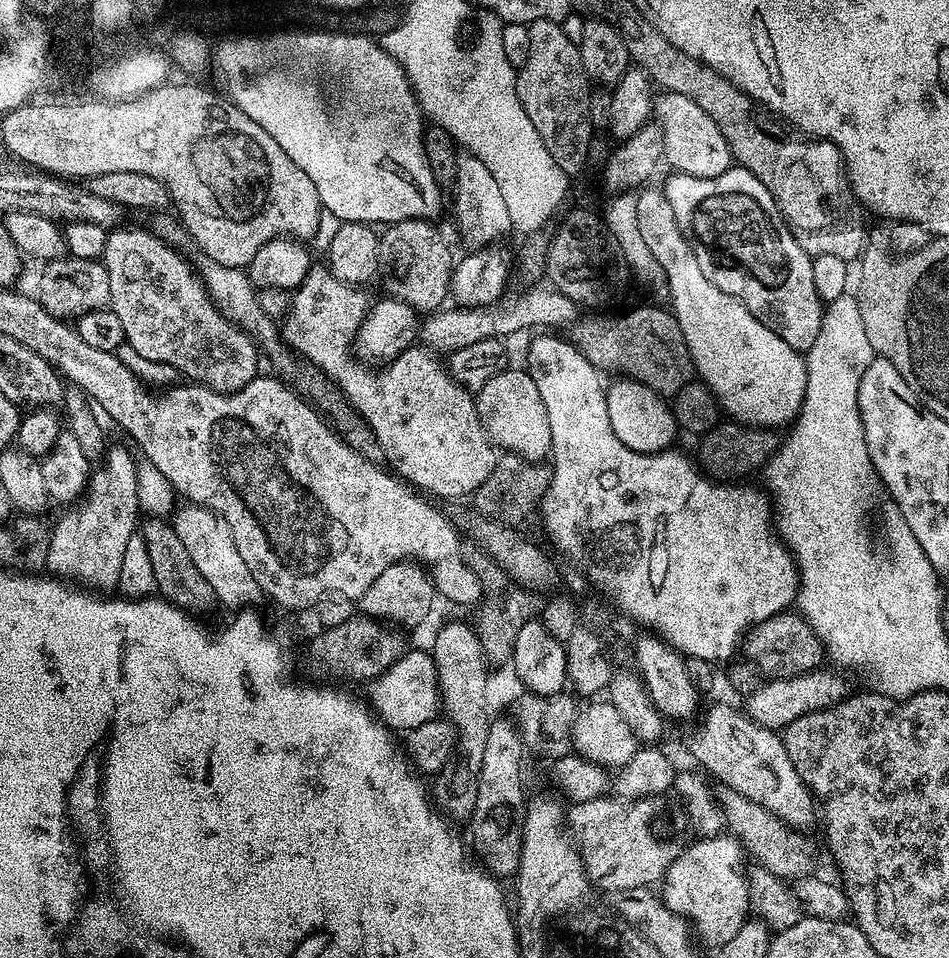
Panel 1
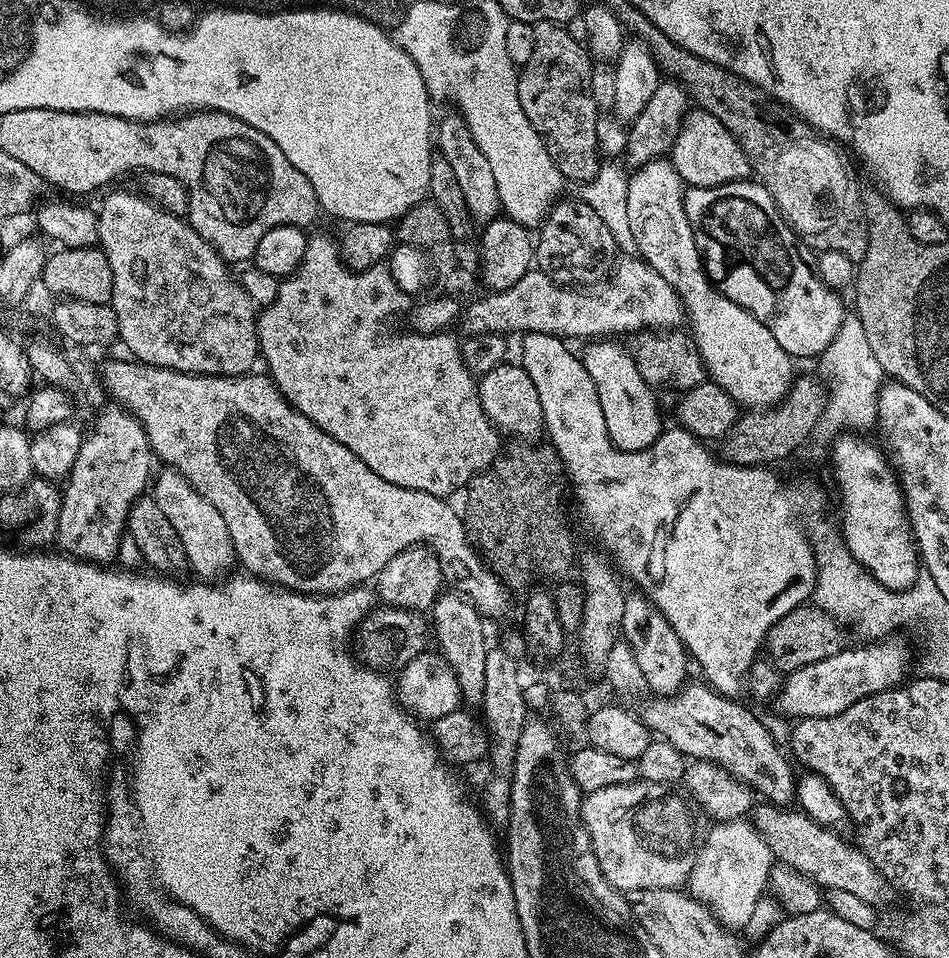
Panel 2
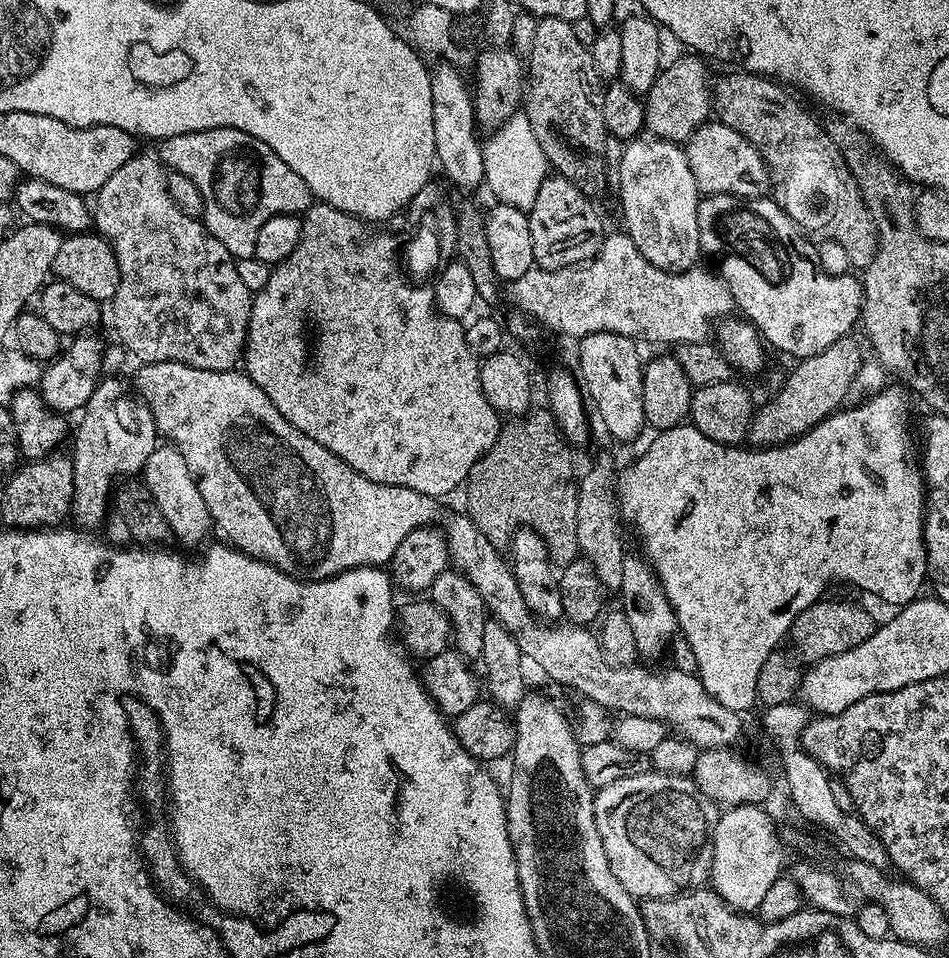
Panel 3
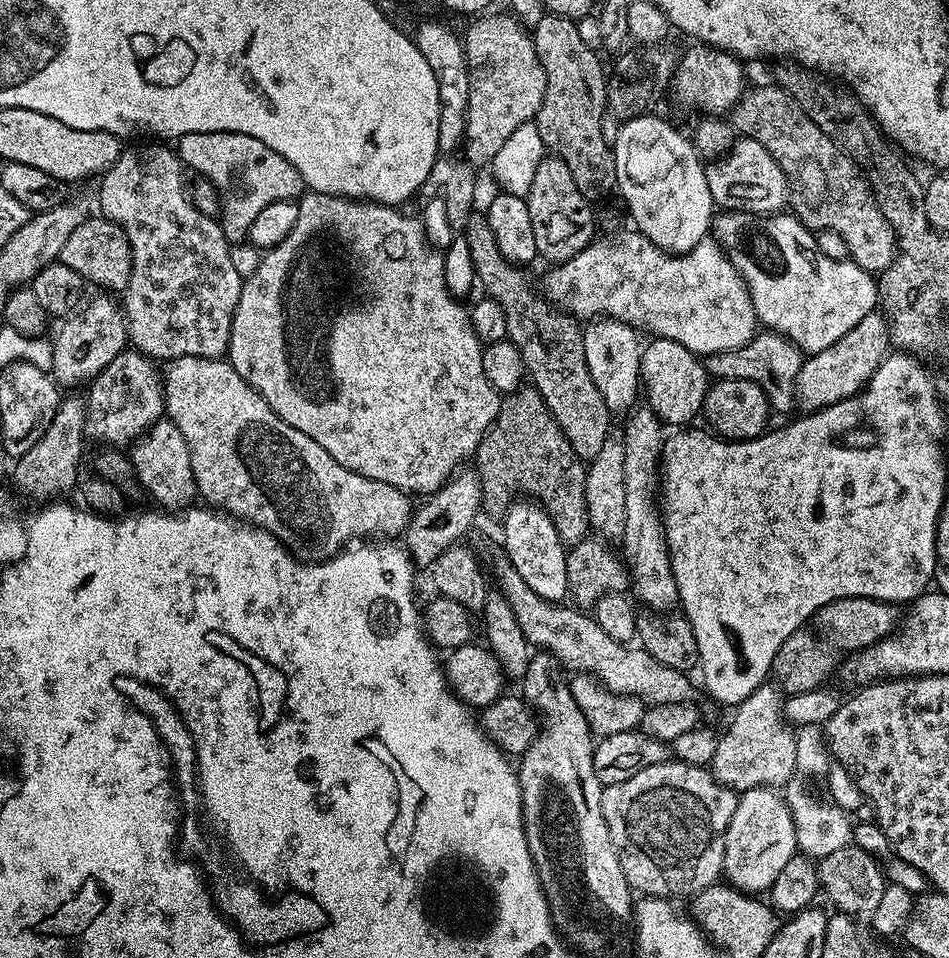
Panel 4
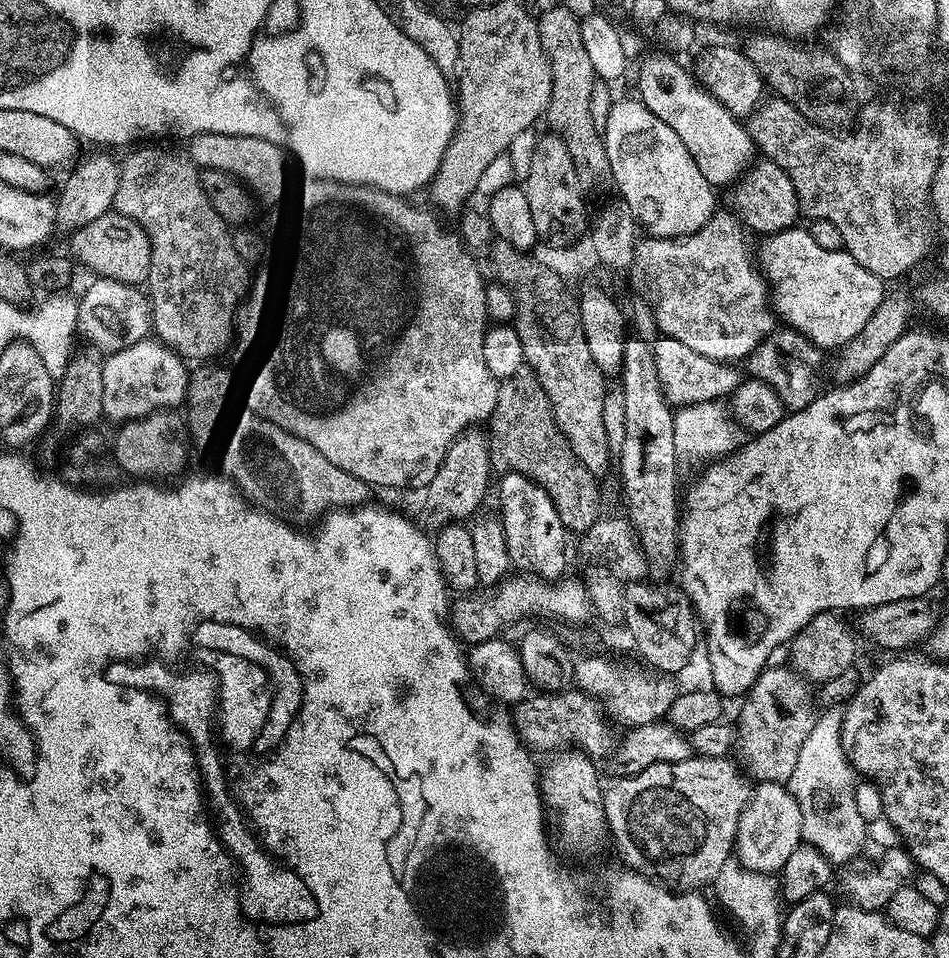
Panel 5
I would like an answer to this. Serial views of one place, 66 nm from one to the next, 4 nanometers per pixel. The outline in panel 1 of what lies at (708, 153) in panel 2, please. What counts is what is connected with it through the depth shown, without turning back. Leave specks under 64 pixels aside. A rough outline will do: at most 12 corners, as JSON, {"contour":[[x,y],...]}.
{"contour":[[657,91],[652,116],[673,173],[718,178],[732,151],[686,94]]}

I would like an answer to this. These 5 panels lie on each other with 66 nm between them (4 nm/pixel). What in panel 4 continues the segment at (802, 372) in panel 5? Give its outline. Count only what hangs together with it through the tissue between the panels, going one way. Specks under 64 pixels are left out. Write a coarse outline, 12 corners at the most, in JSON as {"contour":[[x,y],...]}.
{"contour":[[771,330],[703,357],[709,377],[762,386],[773,413],[797,407],[806,356]]}

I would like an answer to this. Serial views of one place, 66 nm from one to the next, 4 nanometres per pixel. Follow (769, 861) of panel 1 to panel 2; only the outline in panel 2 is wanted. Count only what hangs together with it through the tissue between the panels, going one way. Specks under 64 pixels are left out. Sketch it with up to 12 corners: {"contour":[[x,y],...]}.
{"contour":[[755,805],[779,863],[877,910],[895,886],[855,843],[801,810]]}

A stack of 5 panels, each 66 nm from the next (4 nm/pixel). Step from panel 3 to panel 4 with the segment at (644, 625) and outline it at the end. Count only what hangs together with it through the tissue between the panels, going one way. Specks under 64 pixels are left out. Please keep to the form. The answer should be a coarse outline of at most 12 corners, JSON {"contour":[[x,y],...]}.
{"contour":[[647,406],[623,427],[631,595],[679,605],[658,503],[666,428]]}

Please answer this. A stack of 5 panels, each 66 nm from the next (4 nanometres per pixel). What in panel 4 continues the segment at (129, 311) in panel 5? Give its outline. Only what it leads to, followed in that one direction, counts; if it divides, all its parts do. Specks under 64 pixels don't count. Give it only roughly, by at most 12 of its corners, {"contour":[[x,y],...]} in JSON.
{"contour":[[96,294],[51,337],[61,389],[106,370],[129,343],[123,307]]}

